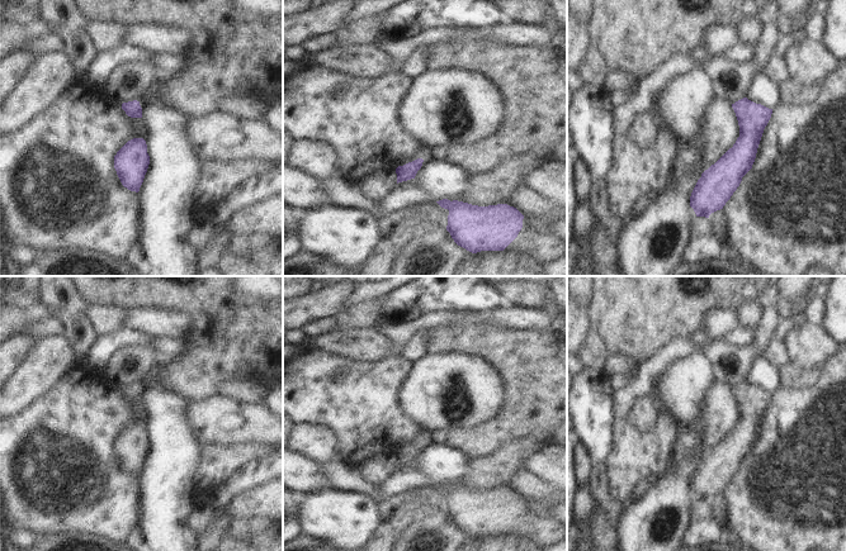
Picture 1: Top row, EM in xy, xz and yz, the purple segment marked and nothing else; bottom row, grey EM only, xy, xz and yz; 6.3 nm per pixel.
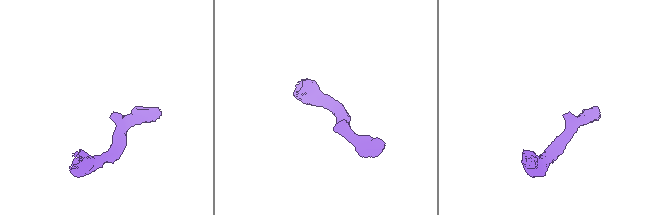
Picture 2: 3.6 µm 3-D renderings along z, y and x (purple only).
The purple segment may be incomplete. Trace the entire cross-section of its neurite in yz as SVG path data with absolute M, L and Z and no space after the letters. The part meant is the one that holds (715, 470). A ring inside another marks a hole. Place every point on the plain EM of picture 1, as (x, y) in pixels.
M747 381L736 385L732 391L738 404L739 421L698 464L690 480L690 490L696 500L709 502L731 483L742 461L752 452L764 413L772 398L772 393Z

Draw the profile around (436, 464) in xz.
M425 442L411 464L398 466L381 485L377 502L411 489L436 486L468 474L471 460L459 450L441 443Z

